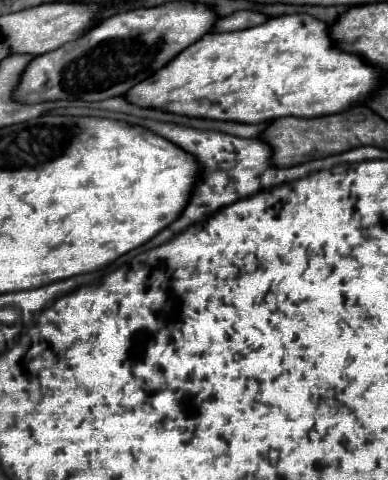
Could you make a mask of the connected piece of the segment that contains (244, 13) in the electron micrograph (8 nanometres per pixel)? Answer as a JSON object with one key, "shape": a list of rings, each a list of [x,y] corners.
{"shape":[[[239,10],[221,22],[217,22],[215,32],[231,32],[231,30],[243,30],[243,28],[253,28],[263,22],[267,22],[267,14],[261,14],[257,10]]]}

